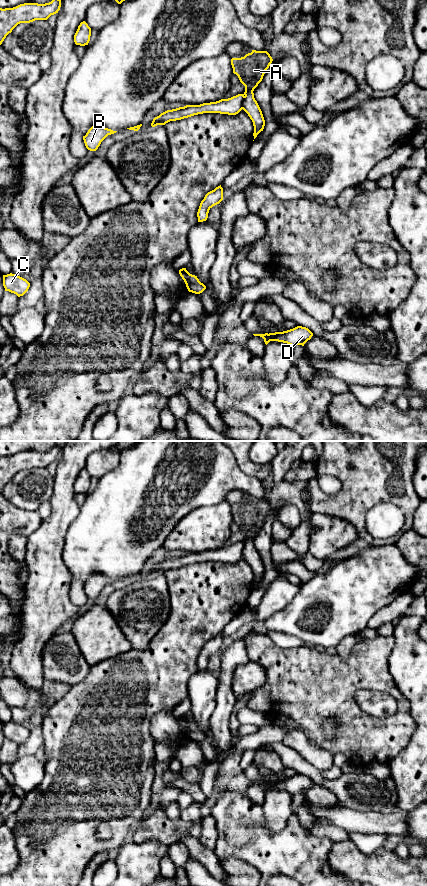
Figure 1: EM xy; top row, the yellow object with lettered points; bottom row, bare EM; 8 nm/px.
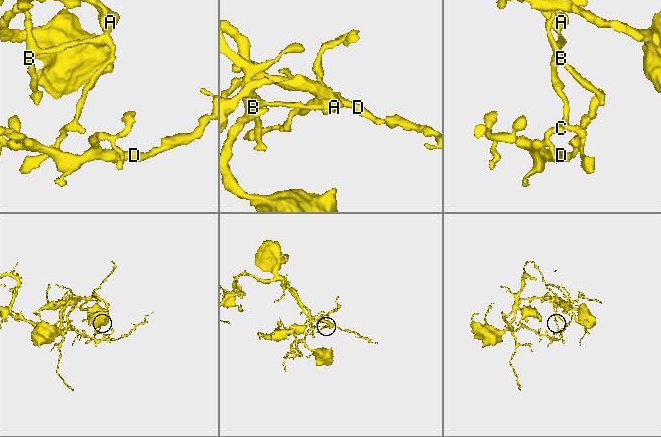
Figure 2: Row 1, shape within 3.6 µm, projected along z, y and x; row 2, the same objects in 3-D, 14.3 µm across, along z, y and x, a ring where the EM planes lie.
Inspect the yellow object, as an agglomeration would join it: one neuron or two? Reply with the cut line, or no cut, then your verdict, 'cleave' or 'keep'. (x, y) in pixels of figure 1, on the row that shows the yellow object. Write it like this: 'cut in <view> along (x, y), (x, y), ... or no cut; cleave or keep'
cut in xy along (244, 96), (241, 108); cleave

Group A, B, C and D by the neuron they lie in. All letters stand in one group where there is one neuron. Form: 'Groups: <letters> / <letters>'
Groups: A / B C D

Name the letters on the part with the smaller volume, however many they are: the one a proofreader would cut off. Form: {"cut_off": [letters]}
{"cut_off": ["A"]}

